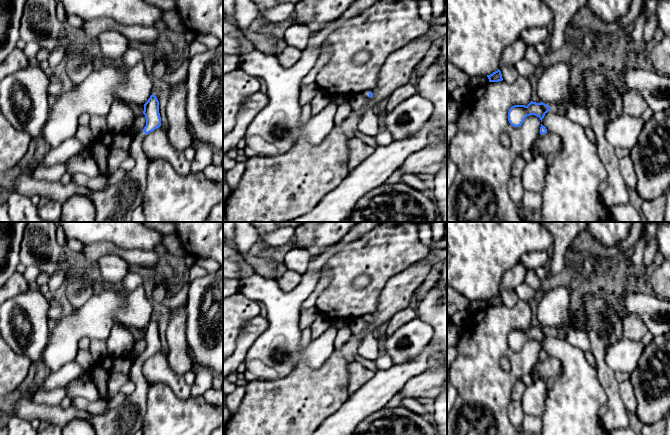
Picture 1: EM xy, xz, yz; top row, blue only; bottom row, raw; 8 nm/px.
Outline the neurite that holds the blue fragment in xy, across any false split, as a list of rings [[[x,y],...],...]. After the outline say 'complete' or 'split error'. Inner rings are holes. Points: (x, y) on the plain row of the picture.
[[[154,318],[144,328],[143,338],[146,350],[133,362],[130,371],[130,381],[135,384],[136,389],[121,405],[107,413],[90,413],[89,422],[93,425],[96,435],[133,435],[142,427],[150,387],[142,372],[143,362],[161,350],[159,325]]]; split error

